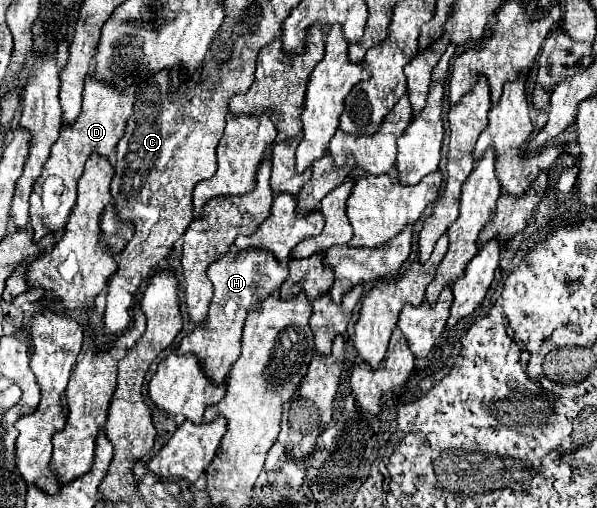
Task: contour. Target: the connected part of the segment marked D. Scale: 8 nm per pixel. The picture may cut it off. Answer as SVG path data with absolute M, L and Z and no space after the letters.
M87 75L85 91L83 91L83 109L77 117L75 125L67 125L67 129L61 129L59 141L51 147L51 157L47 159L41 177L33 185L31 193L31 229L33 229L33 241L41 241L49 233L63 231L71 211L75 209L77 201L77 181L83 173L85 161L91 157L91 153L97 153L99 157L109 159L123 137L127 129L127 119L133 113L133 87L121 95L113 87L105 85L103 81L97 81L95 75Z

